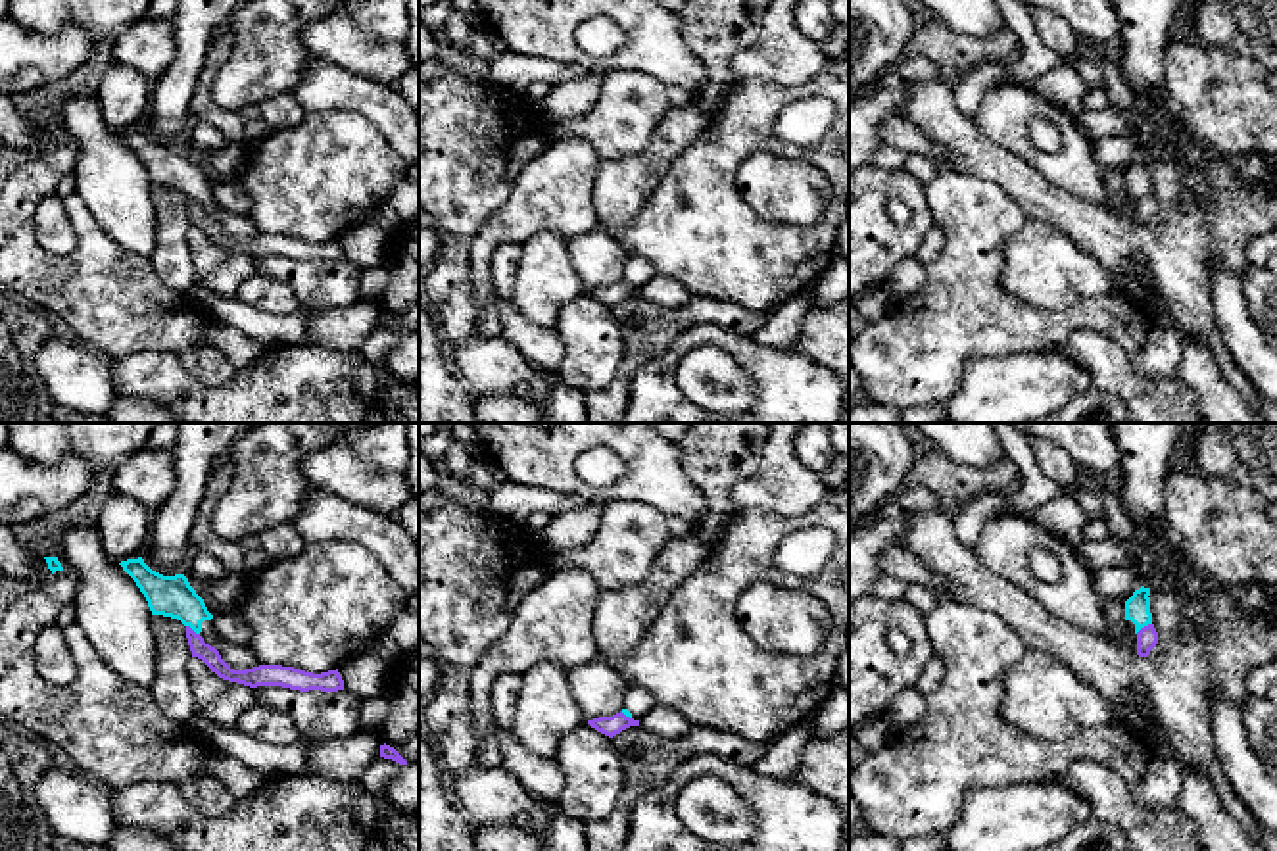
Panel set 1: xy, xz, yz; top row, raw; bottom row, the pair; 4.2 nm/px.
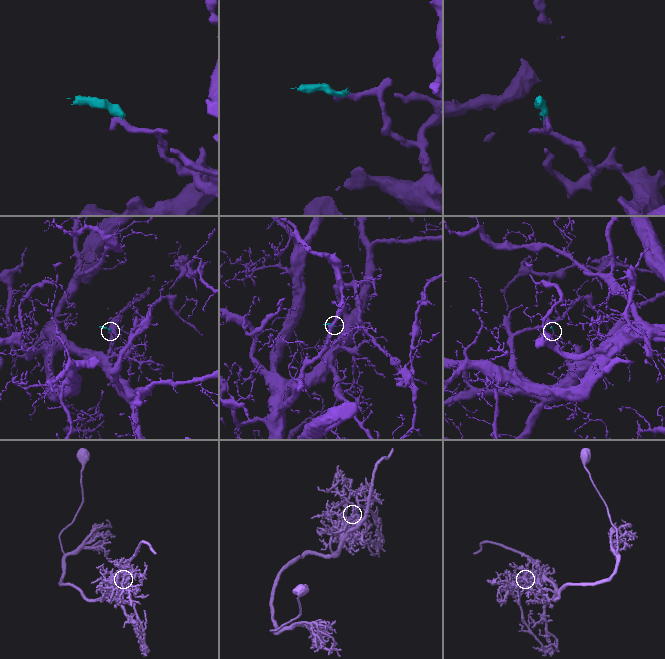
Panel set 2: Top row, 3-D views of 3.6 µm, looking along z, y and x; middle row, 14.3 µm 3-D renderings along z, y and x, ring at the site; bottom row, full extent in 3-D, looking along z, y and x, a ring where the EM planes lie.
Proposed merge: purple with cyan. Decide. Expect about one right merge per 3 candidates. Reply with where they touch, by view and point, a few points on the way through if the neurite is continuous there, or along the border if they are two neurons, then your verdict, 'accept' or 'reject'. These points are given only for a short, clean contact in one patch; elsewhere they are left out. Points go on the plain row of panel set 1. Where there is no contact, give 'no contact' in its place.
meets purple in yz at (1145, 196); border along yz (1151, 193), (1135, 202); reject

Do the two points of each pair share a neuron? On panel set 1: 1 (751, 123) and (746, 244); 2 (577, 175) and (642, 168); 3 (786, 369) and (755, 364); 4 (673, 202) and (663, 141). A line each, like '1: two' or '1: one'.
1: one
2: two
3: one
4: two

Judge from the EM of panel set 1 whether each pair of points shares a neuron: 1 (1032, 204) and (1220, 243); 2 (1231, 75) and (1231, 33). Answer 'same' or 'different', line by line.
1: same
2: different

